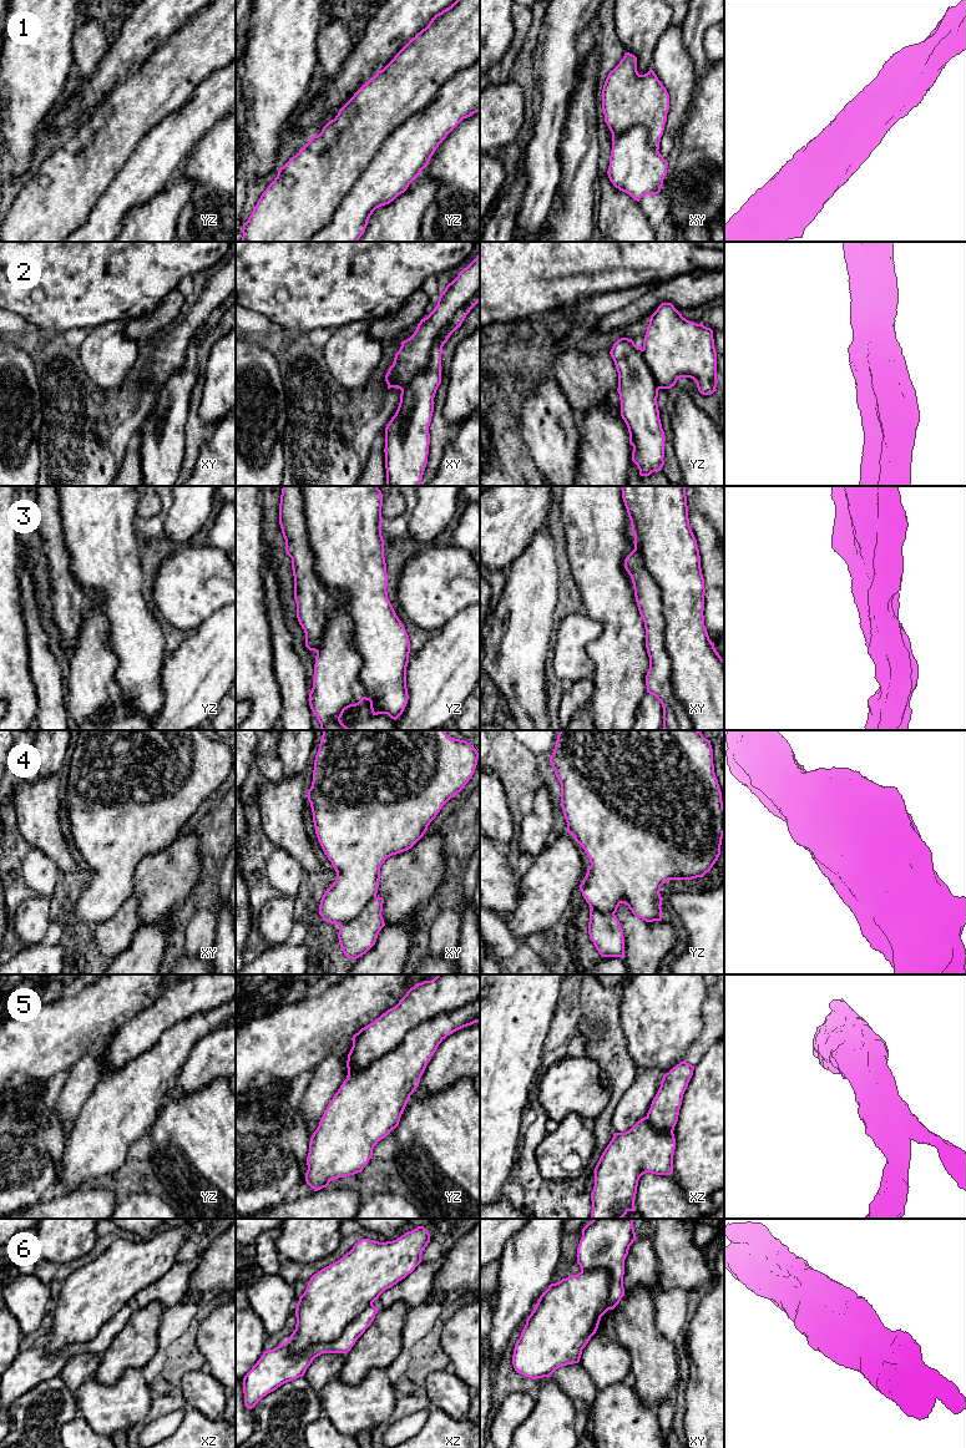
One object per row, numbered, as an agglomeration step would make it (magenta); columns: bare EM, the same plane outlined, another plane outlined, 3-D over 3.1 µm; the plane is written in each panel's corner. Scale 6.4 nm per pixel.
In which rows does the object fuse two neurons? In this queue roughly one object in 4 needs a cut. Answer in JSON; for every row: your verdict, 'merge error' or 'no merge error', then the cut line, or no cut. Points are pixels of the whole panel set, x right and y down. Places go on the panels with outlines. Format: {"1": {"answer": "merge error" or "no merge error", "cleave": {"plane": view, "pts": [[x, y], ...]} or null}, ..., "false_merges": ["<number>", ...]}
{"1": {"answer": "merge error", "cleave": {"plane": "yz", "pts": [[479, 57], [385, 138], [330, 221], [307, 241]]}}, "2": {"answer": "no merge error", "cleave": null}, "3": {"answer": "merge error", "cleave": {"plane": "xy", "pts": [[635, 537], [642, 565], [661, 593], [672, 689], [692, 729]]}}, "4": {"answer": "merge error", "cleave": {"plane": "xy", "pts": [[375, 896], [353, 919], [340, 926]]}}, "5": {"answer": "no merge error", "cleave": null}, "6": {"answer": "no merge error", "cleave": null}, "false_merges": ["1", "3", "4"]}

